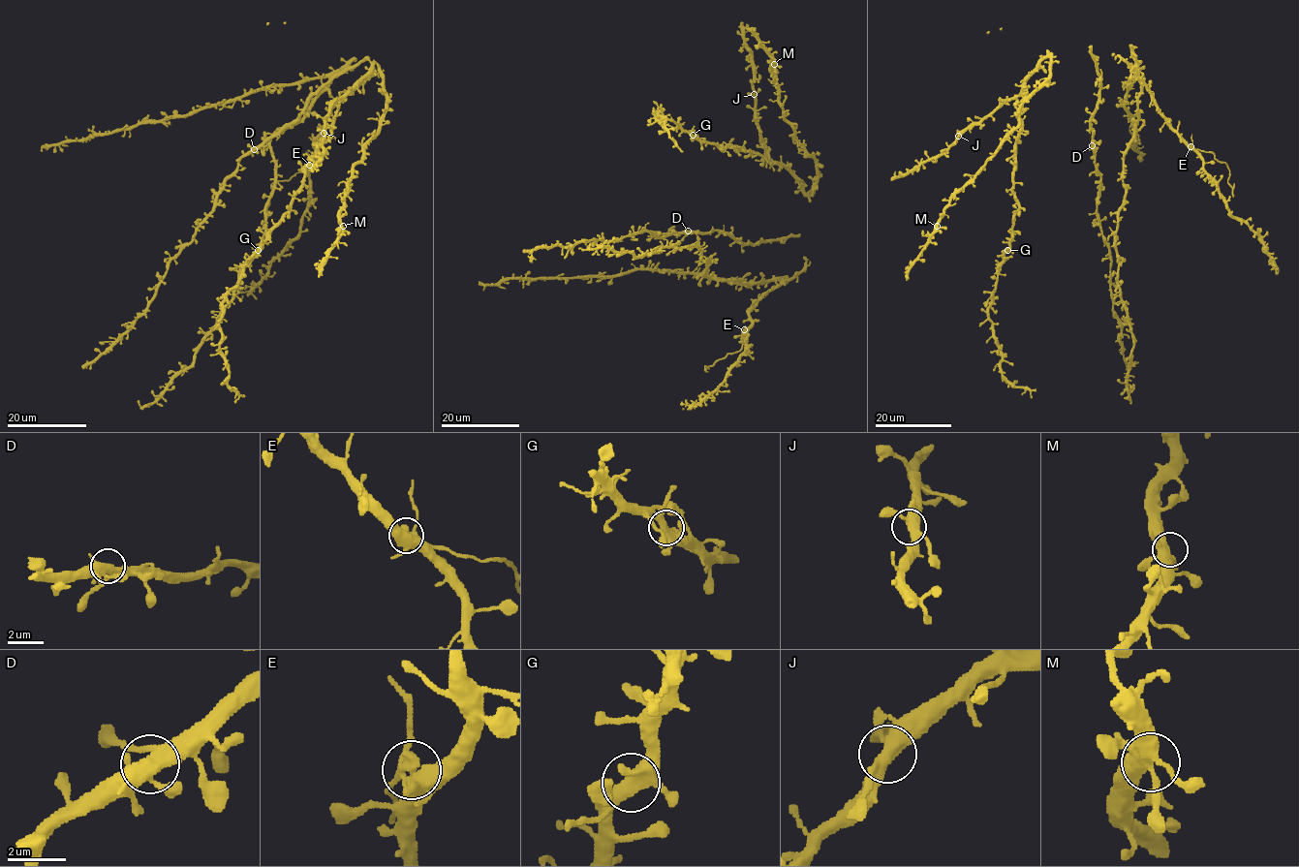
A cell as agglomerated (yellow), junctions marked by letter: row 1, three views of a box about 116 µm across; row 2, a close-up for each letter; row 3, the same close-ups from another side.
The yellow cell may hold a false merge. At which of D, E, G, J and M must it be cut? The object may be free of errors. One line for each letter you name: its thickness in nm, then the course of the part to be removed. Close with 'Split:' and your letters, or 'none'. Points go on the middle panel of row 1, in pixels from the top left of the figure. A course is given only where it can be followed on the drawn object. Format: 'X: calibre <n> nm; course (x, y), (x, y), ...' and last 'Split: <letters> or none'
E: calibre 440 nm; course (744, 329), (742, 347), (719, 358), (708, 368), (704, 365), (706, 369)
Split: E

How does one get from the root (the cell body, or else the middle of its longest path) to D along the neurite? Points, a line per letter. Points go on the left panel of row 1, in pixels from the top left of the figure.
D: (322, 87), (293, 120), (254, 149)

